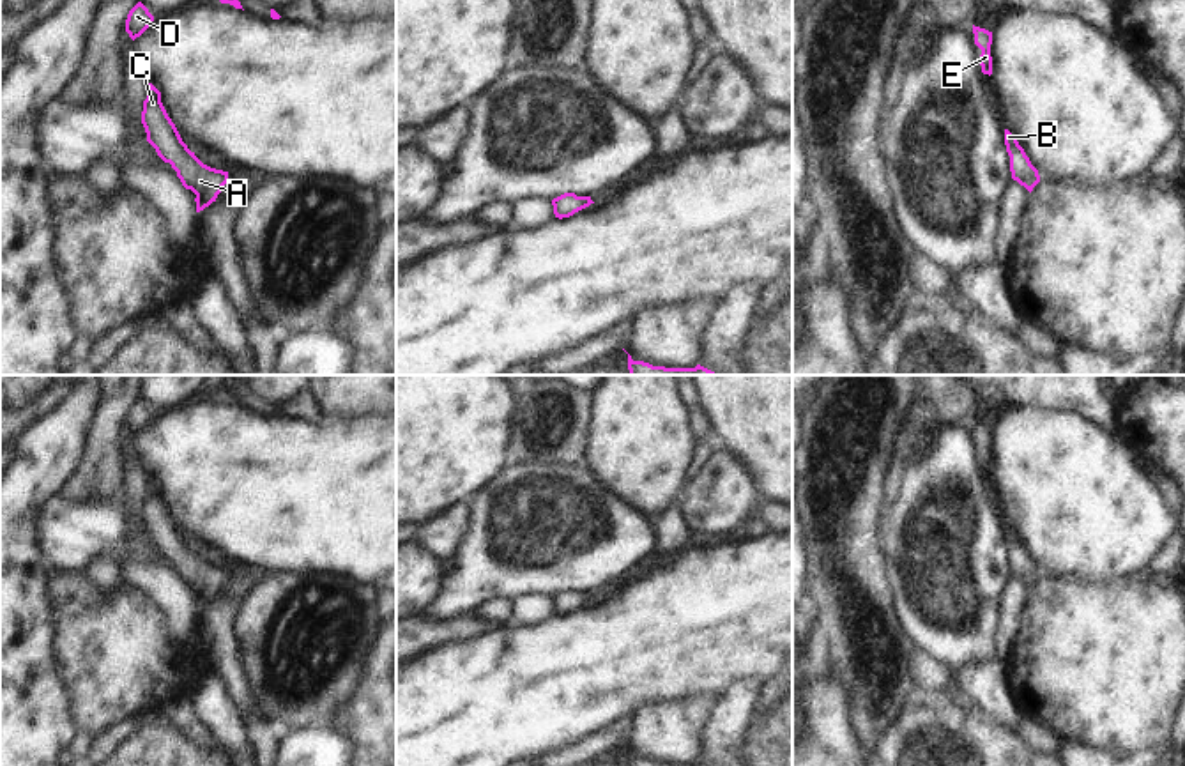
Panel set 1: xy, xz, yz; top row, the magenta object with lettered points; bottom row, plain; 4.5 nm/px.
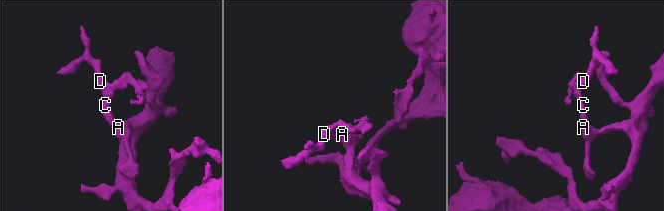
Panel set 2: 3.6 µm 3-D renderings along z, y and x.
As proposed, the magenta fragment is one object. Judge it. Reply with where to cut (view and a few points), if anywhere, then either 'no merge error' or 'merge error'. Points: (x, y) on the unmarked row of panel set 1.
cut none; no merge error

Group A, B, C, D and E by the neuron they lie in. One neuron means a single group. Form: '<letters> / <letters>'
A B C D E

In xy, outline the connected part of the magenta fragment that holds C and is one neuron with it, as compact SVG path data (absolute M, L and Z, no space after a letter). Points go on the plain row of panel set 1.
M147 479L147 483L149 492L143 497L141 508L147 538L164 559L172 561L182 582L196 591L196 609L200 609L216 598L223 582L228 578L228 568L203 561L187 545L161 499L161 488L152 479Z

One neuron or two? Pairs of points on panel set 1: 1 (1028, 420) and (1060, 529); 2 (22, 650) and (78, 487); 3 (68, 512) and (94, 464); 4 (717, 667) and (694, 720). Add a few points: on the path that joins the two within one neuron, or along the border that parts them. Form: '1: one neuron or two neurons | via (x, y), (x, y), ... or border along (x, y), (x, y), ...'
1: one neuron | via (1030, 446), (1060, 478), (1060, 503)
2: two neurons | border along (84, 455), (62, 492)
3: two neurons | border along (117, 490), (85, 497), (64, 494)
4: two neurons | border along (717, 696), (690, 696), (664, 703)

